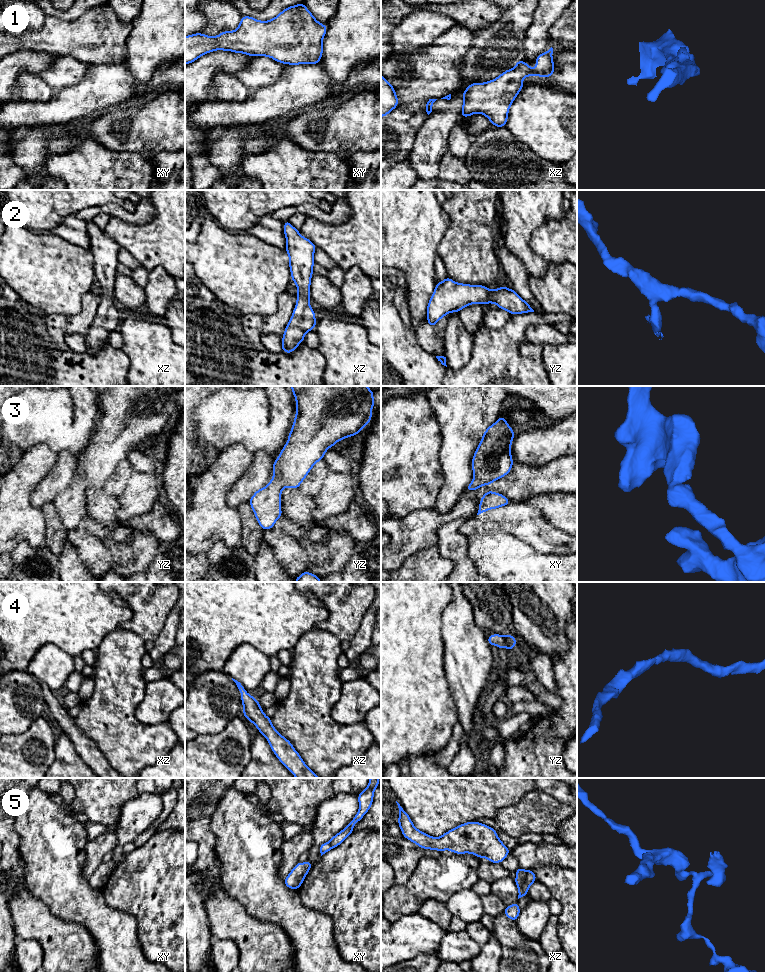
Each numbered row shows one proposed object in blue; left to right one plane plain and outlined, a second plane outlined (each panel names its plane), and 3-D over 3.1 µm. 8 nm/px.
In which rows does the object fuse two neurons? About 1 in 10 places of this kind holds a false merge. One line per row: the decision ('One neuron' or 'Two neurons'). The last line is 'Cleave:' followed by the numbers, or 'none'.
1: One neuron
2: One neuron
3: One neuron
4: One neuron
5: Two neurons
Cleave: 5

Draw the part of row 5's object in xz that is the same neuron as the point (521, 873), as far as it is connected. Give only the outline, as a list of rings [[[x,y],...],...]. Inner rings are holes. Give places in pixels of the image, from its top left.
[[[518,867],[515,872],[517,873],[517,877],[514,879],[516,885],[519,887],[526,879],[526,870]]]

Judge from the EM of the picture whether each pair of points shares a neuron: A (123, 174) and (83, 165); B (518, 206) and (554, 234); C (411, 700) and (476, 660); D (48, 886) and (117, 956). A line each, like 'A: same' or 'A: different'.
A: same
B: different
C: different
D: same

